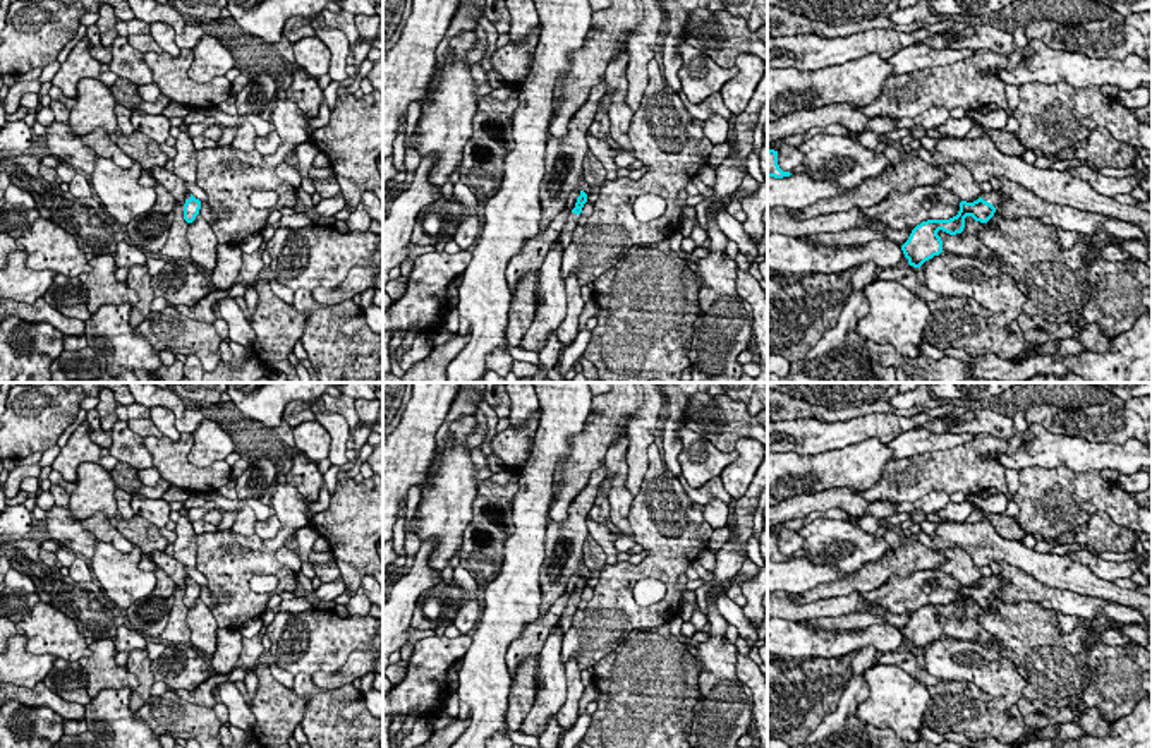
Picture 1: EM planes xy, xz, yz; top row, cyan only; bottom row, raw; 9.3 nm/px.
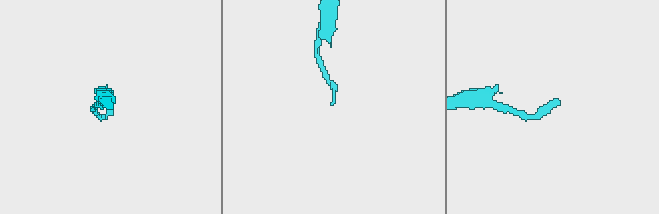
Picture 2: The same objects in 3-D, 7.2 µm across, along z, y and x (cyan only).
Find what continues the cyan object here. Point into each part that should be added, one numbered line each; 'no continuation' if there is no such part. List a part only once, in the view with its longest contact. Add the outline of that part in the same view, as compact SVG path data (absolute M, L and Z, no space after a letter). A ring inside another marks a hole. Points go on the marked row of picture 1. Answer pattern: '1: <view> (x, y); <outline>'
1: yz (994, 198); M1001 190L982 192L980 197L997 208L1003 202Z

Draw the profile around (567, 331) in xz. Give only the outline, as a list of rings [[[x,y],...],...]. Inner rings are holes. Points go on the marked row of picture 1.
[[[570,273],[568,278],[565,280],[565,295],[567,295],[565,319],[556,329],[556,336],[563,350],[572,347],[577,338],[579,317],[584,309],[584,300],[580,297],[580,285],[575,273]]]

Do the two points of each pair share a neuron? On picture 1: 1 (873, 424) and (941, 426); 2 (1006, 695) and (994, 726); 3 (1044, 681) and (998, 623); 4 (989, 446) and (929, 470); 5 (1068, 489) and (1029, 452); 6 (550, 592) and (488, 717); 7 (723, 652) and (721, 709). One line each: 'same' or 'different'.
1: same
2: different
3: same
4: same
5: different
6: different
7: same

